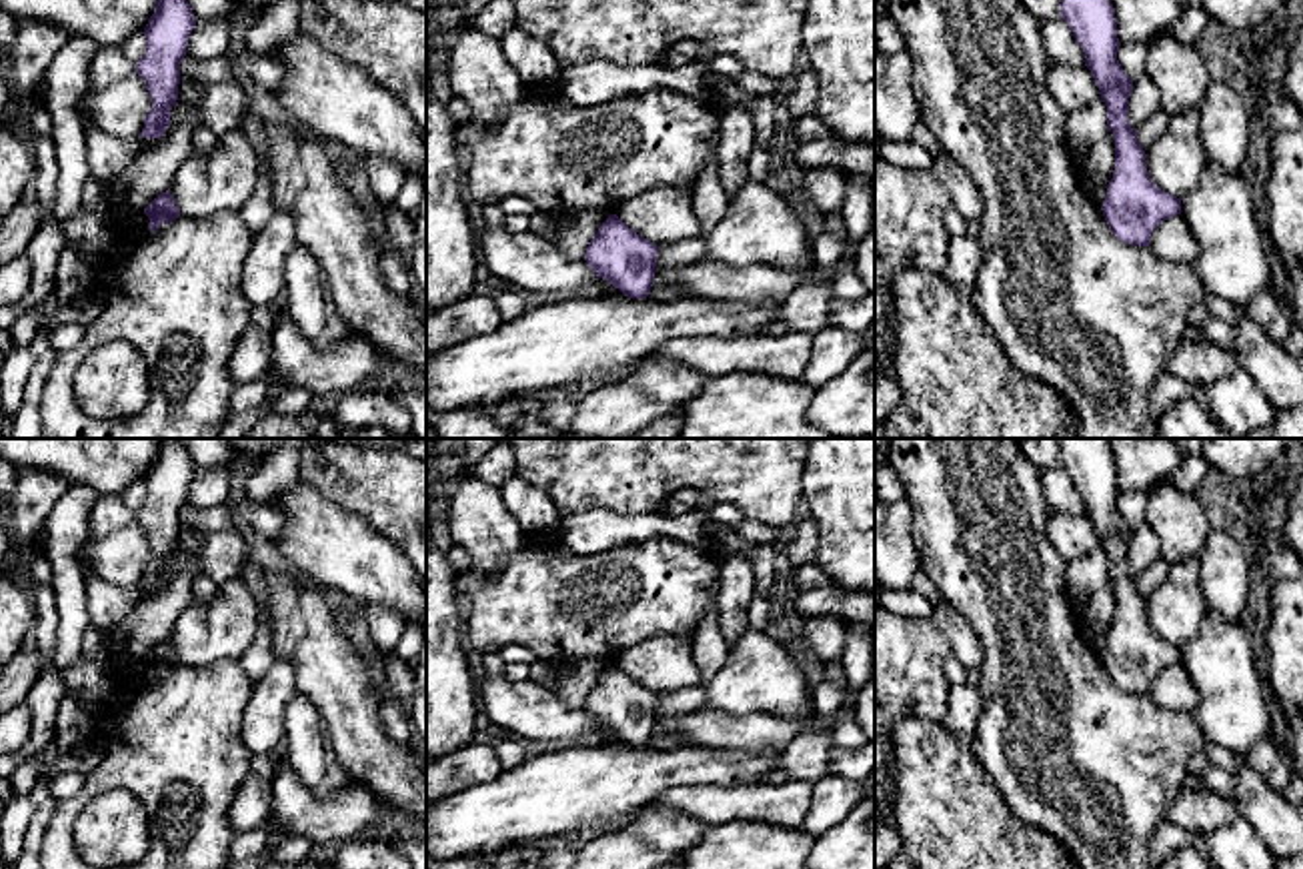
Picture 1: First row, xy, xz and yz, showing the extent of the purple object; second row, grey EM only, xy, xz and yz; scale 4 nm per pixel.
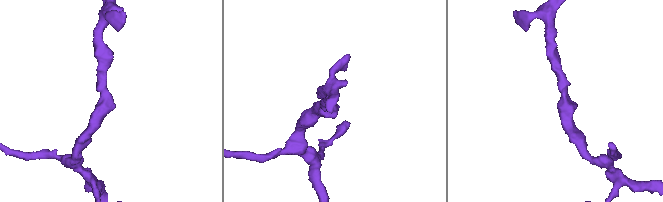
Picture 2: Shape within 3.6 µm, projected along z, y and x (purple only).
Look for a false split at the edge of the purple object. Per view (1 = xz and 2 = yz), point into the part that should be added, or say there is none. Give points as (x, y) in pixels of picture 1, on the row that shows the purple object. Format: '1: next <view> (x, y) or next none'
1: next none
2: next none

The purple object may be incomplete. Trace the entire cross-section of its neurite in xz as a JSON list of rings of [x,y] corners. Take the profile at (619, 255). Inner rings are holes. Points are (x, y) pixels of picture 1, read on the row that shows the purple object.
[[[610,214],[588,242],[584,260],[624,296],[646,298],[657,272],[659,246]]]

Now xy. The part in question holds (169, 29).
[[[156,0],[156,10],[142,32],[146,52],[136,62],[136,74],[144,78],[152,96],[142,138],[162,138],[170,124],[170,110],[178,100],[180,62],[194,26],[196,20],[186,0]]]

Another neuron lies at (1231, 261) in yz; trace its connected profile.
[[[1207,162],[1199,184],[1181,198],[1181,216],[1197,240],[1193,264],[1207,294],[1235,306],[1271,284],[1271,260],[1251,184],[1241,172]]]

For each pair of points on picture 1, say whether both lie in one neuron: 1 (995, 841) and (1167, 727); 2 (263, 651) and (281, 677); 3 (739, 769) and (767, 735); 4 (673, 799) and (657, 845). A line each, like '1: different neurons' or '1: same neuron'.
1: different neurons
2: different neurons
3: different neurons
4: different neurons

